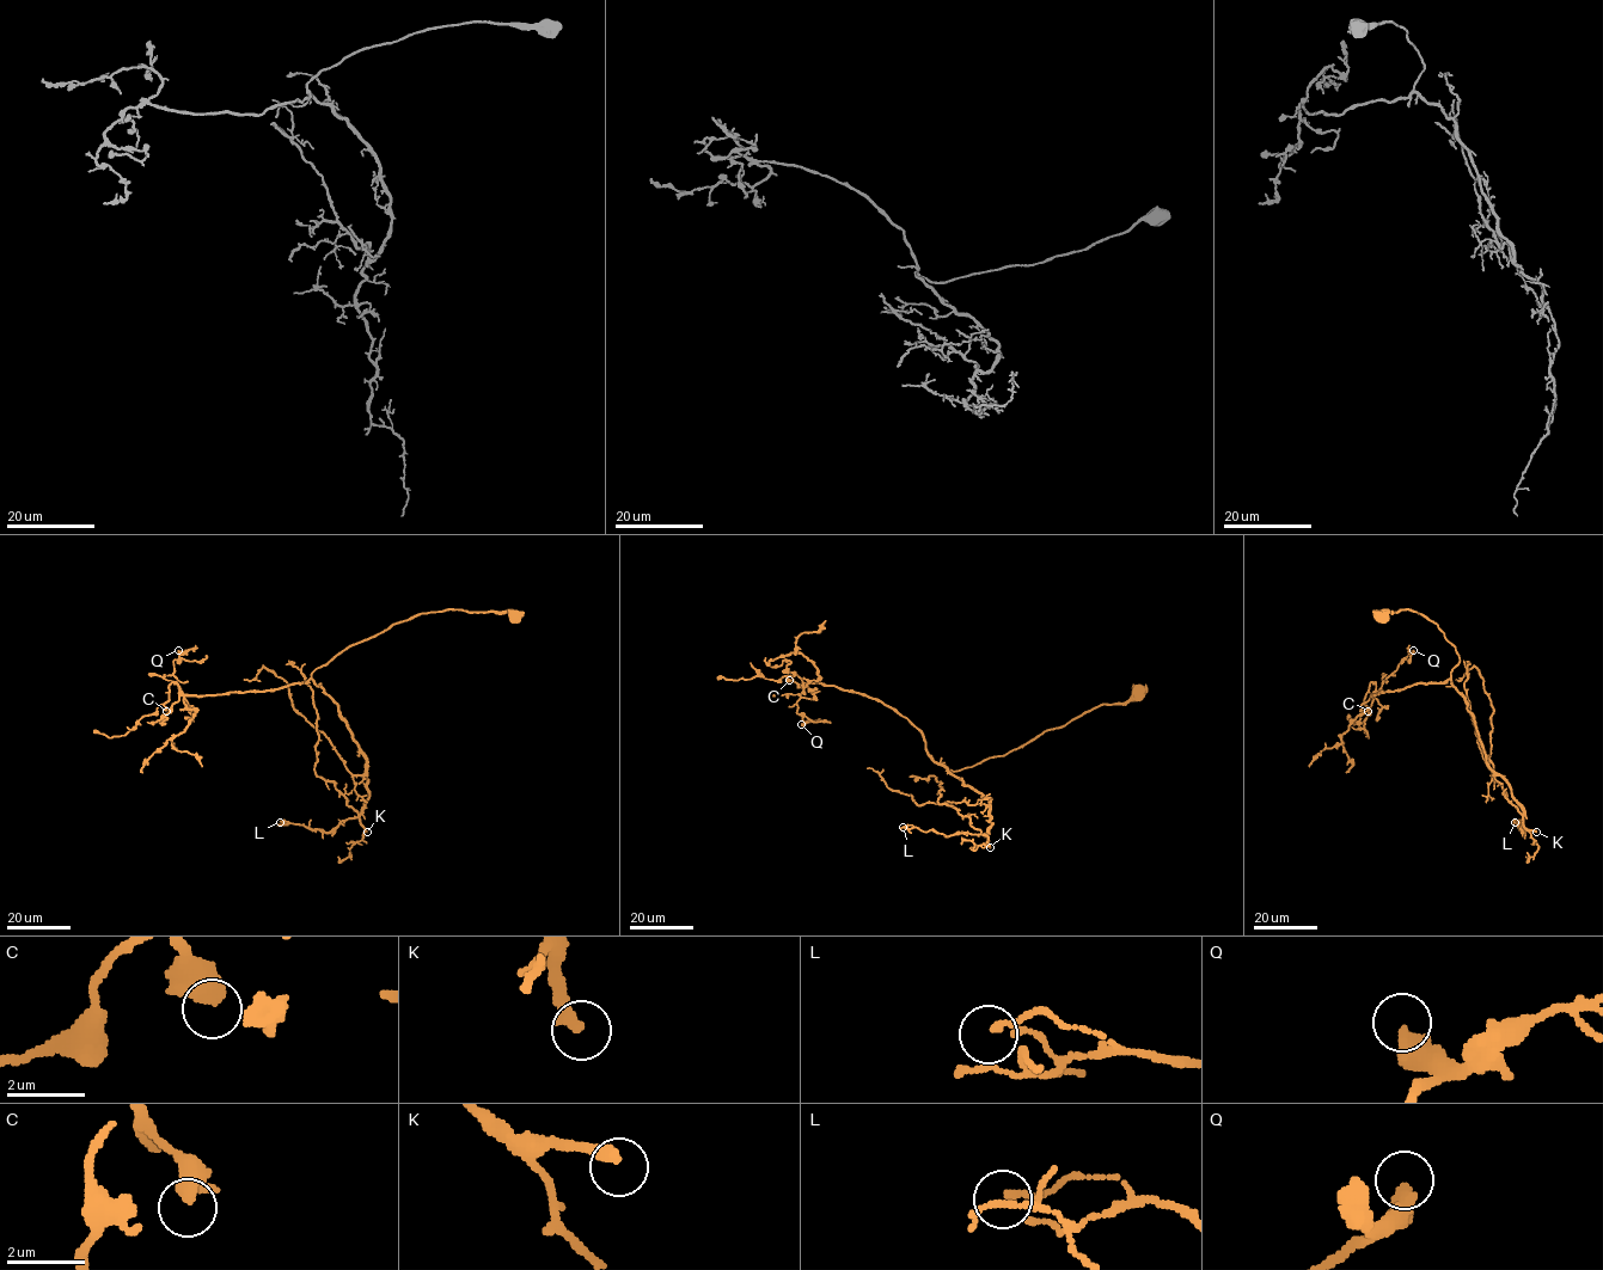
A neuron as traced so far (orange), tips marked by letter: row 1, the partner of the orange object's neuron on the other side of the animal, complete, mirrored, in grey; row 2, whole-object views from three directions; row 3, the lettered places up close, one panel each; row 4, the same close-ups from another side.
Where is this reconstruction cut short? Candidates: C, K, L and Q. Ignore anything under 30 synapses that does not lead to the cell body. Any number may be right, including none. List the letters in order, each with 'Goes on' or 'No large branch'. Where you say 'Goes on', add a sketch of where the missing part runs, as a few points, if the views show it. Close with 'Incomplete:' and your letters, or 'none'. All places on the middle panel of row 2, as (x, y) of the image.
C: No large branch
K: Goes on. Course of what is missing: (990, 847), (999, 851), (1013, 846), (1010, 840), (1020, 829), (1015, 823), (1002, 823), (1004, 838)
L: No large branch
Q: No large branch
Incomplete: K

